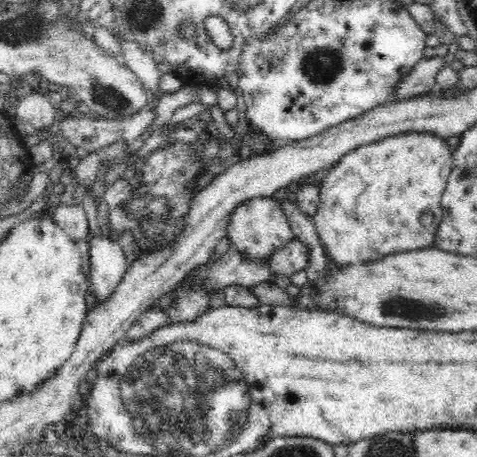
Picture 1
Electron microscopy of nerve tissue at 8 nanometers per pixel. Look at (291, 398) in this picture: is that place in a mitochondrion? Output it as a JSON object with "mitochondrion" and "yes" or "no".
{"mitochondrion":"no"}

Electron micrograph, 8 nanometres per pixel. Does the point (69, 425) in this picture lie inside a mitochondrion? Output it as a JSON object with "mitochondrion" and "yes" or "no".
{"mitochondrion":"no"}

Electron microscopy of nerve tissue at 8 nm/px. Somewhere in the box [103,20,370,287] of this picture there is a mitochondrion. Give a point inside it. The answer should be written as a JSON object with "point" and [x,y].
{"point":[321,66]}

